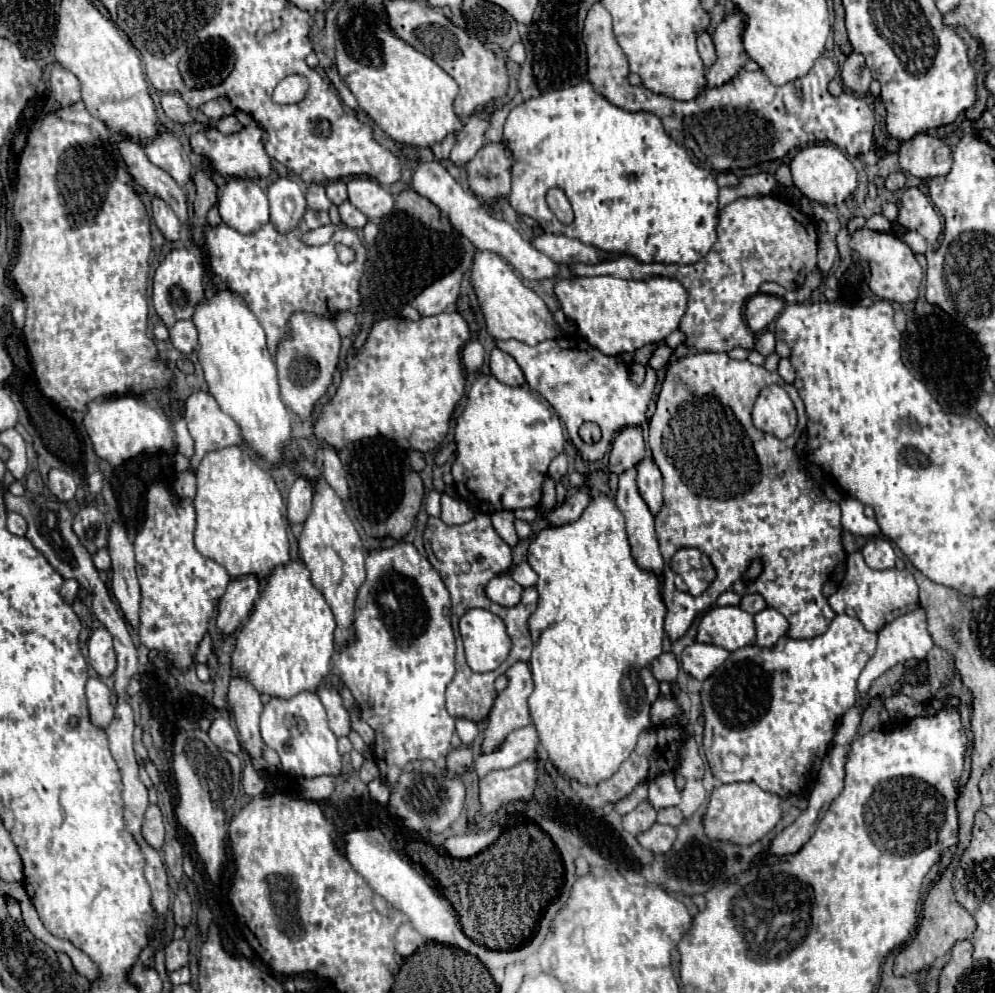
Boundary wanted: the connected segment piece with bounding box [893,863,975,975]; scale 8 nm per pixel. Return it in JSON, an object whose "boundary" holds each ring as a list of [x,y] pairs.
{"boundary":[[[951,863],[945,873],[941,875],[941,879],[933,885],[933,889],[929,891],[925,903],[923,903],[923,919],[919,925],[919,931],[915,935],[915,939],[901,949],[901,953],[895,957],[895,975],[911,975],[915,971],[921,971],[929,965],[933,965],[933,961],[937,957],[943,957],[959,939],[971,939],[973,931],[975,931],[975,919],[973,915],[963,909],[953,895],[953,887],[951,887],[951,877],[955,871],[955,863]]]}

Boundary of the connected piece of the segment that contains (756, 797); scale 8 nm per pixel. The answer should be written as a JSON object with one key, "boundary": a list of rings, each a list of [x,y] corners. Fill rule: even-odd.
{"boundary":[[[731,783],[715,787],[707,811],[703,815],[703,829],[709,839],[729,841],[735,845],[751,845],[765,837],[781,819],[781,799],[763,791],[755,783]]]}

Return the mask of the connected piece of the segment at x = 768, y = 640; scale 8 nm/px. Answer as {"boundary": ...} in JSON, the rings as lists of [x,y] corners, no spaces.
{"boundary":[[[771,607],[755,613],[753,621],[755,621],[755,645],[759,647],[771,647],[777,643],[779,637],[787,633],[787,619]]]}

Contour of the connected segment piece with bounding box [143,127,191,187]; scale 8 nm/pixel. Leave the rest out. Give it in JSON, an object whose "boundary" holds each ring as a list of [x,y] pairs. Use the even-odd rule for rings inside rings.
{"boundary":[[[161,127],[159,137],[143,147],[149,161],[163,171],[167,171],[181,187],[185,187],[191,181],[191,163],[189,155],[179,143],[179,139],[165,127]]]}

